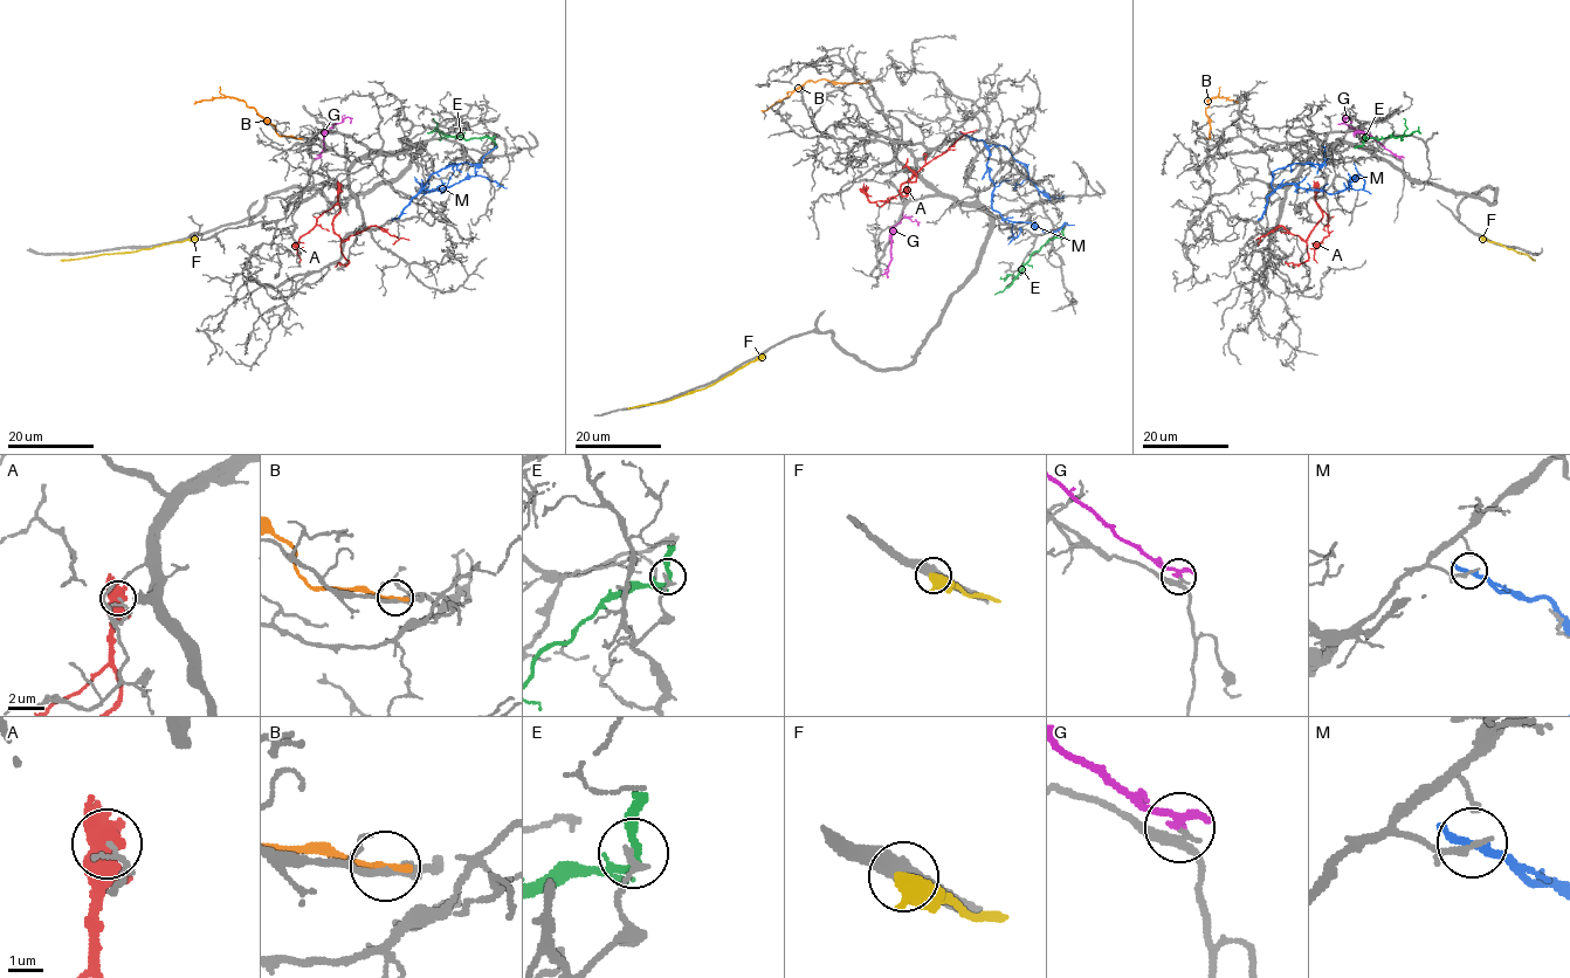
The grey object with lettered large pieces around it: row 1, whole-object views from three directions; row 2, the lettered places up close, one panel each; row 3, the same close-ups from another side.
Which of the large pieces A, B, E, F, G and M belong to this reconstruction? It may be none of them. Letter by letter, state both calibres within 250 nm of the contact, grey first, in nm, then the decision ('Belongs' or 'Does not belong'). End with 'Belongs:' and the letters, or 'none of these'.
A: Thickness 90 nm (grey) against 460 nm. Does not belong
B: Thickness 240 nm (grey) against 280 nm. Does not belong
E: Thickness 200 nm (grey) against 240 nm. Does not belong
F: Thickness 440 nm (grey) against 750 nm. Does not belong
G: Thickness 110 nm (grey) against 200 nm. Does not belong
M: Thickness 160 nm (grey) against 320 nm. Does not belong
Belongs: none of these

